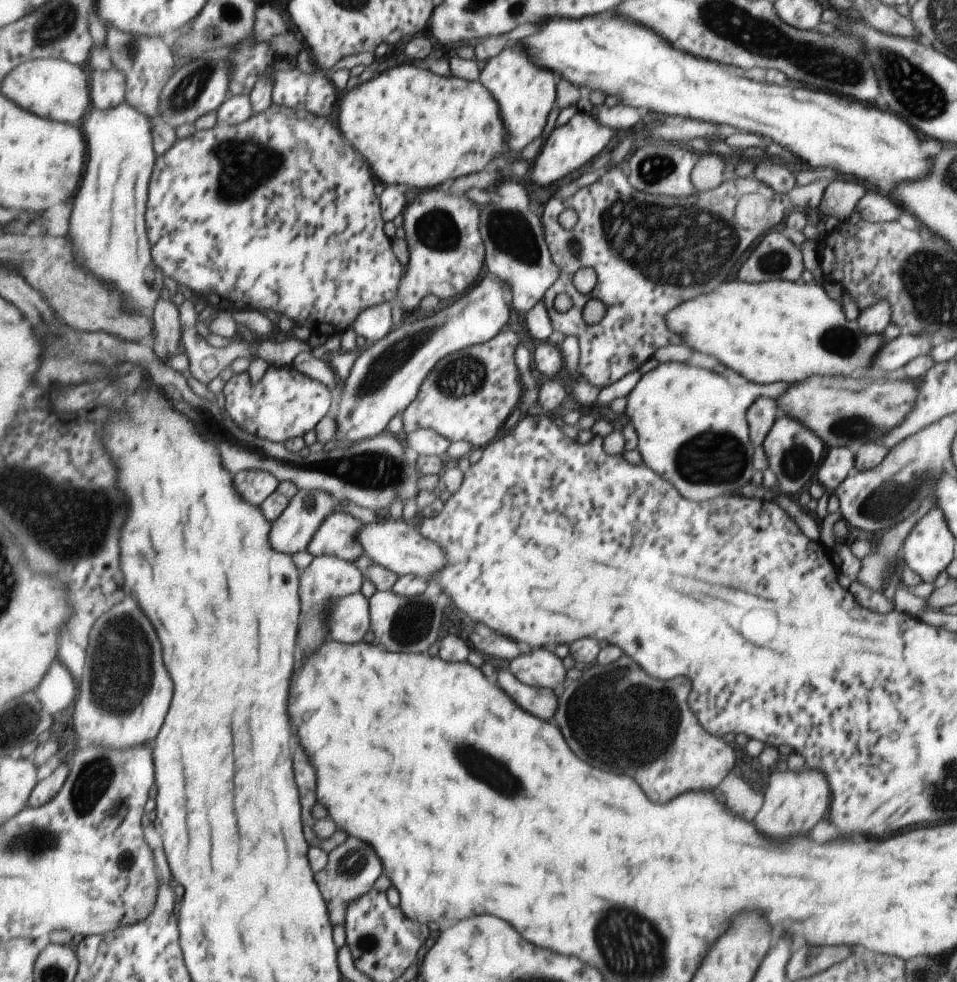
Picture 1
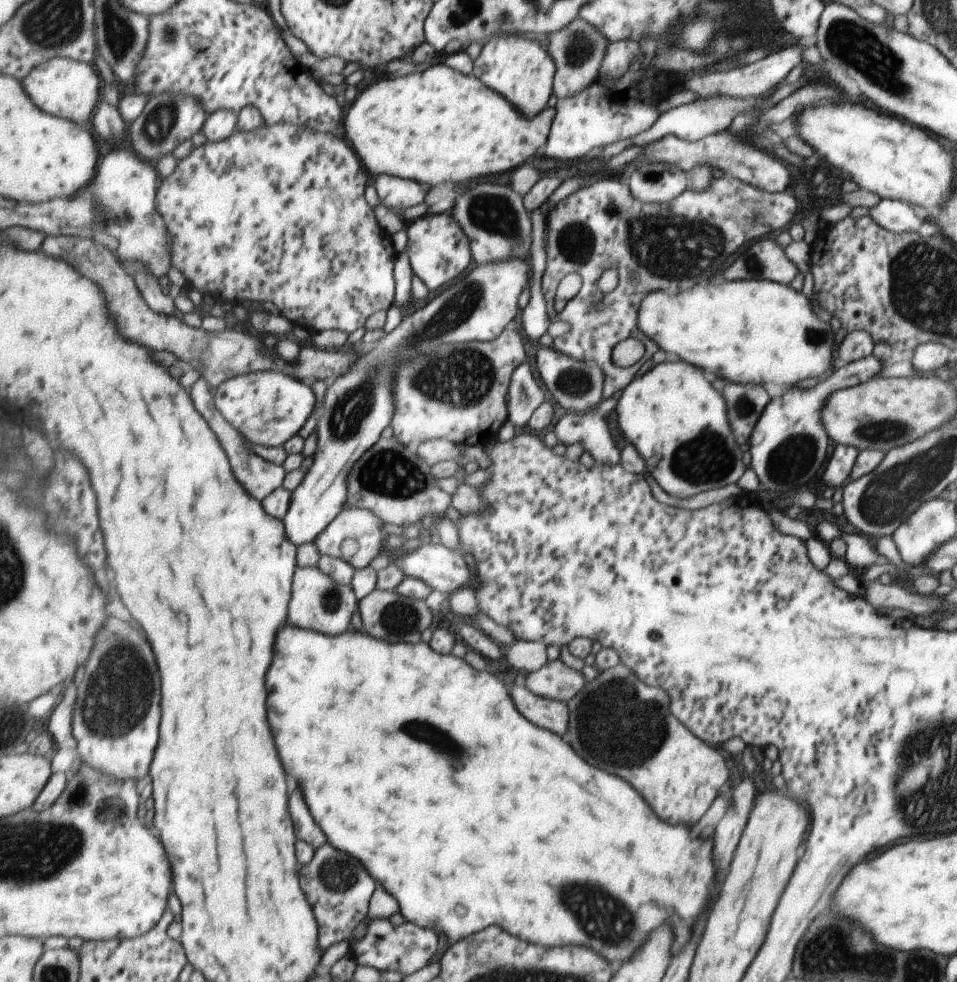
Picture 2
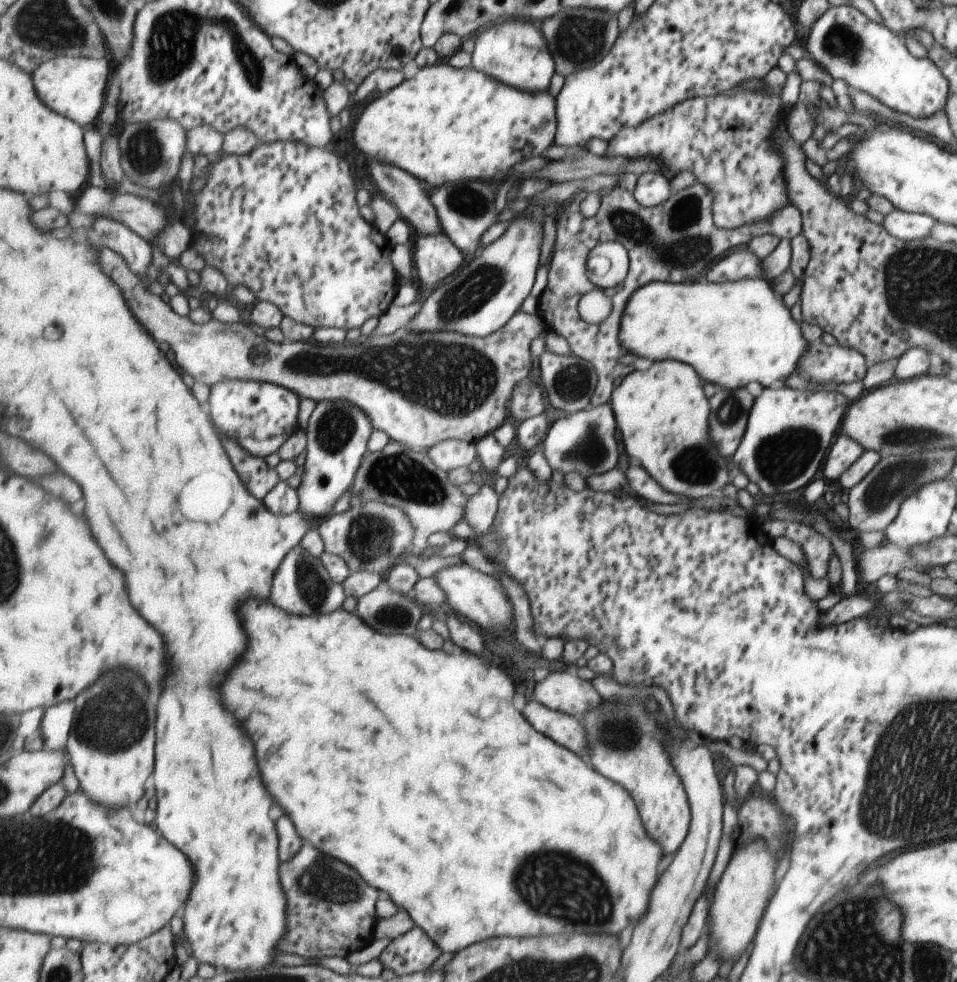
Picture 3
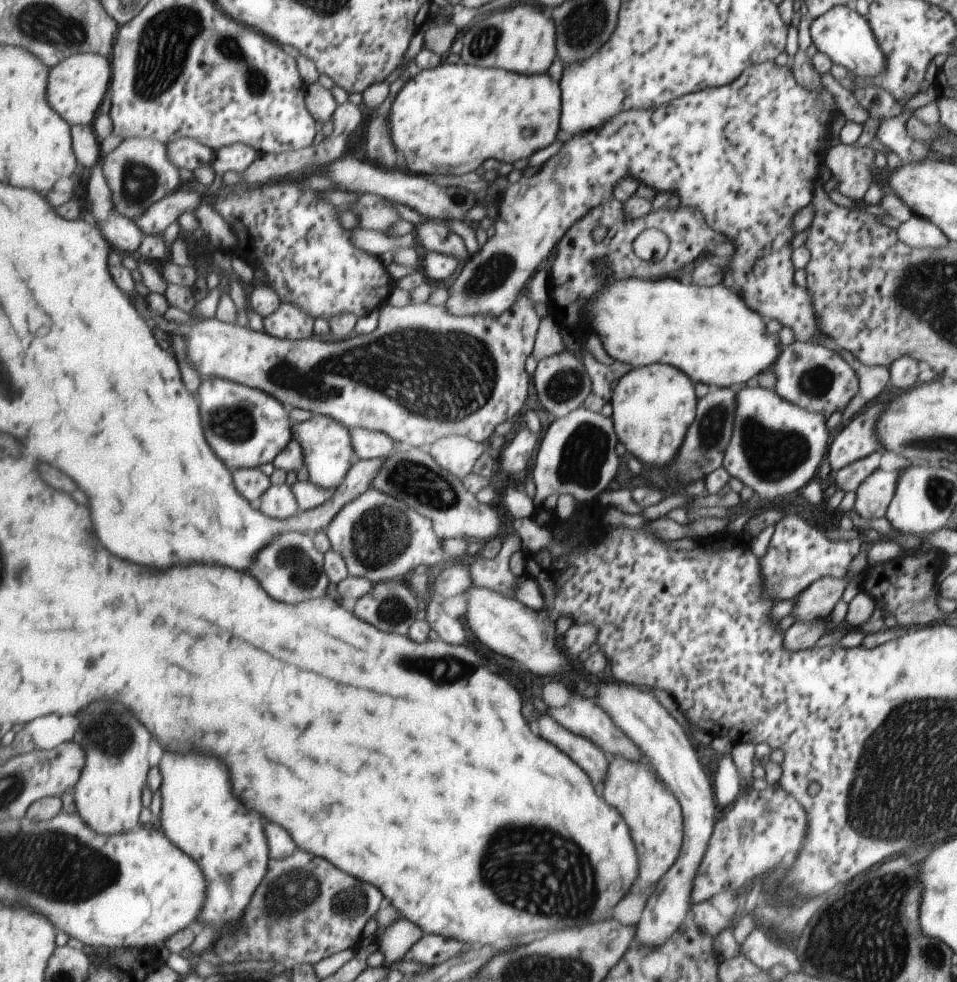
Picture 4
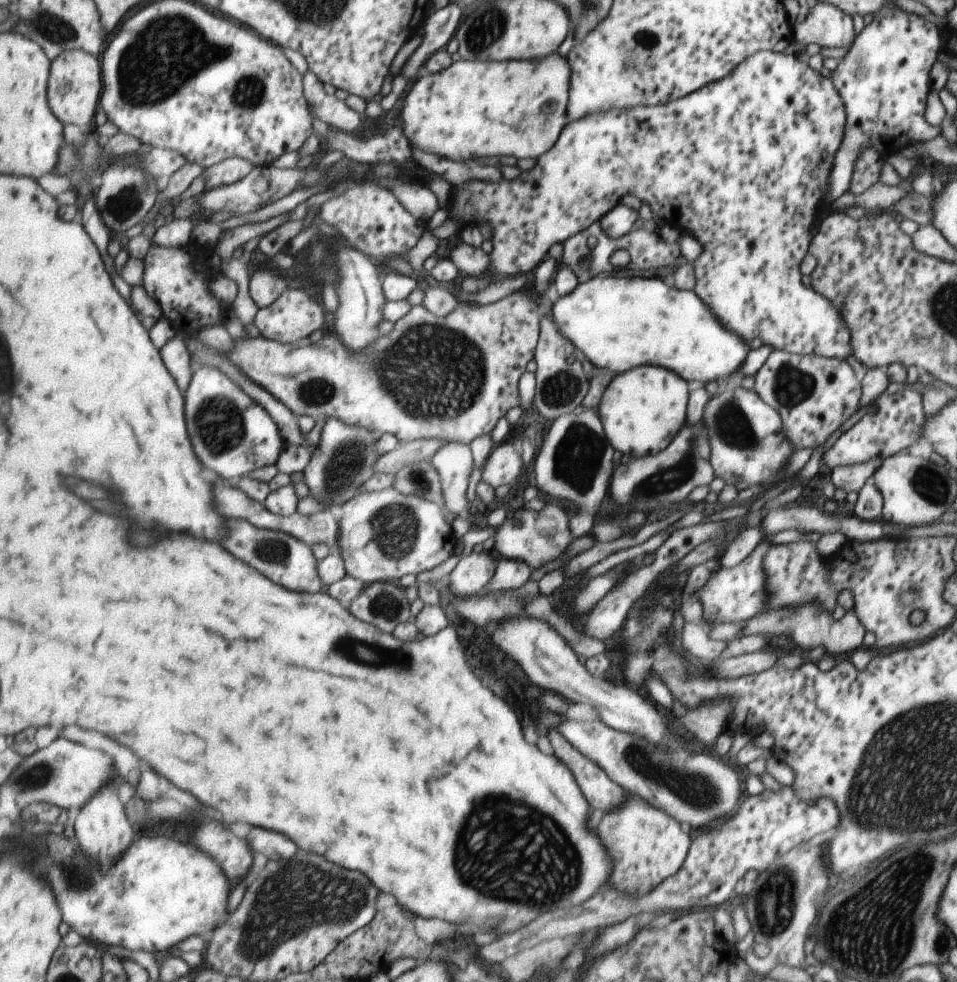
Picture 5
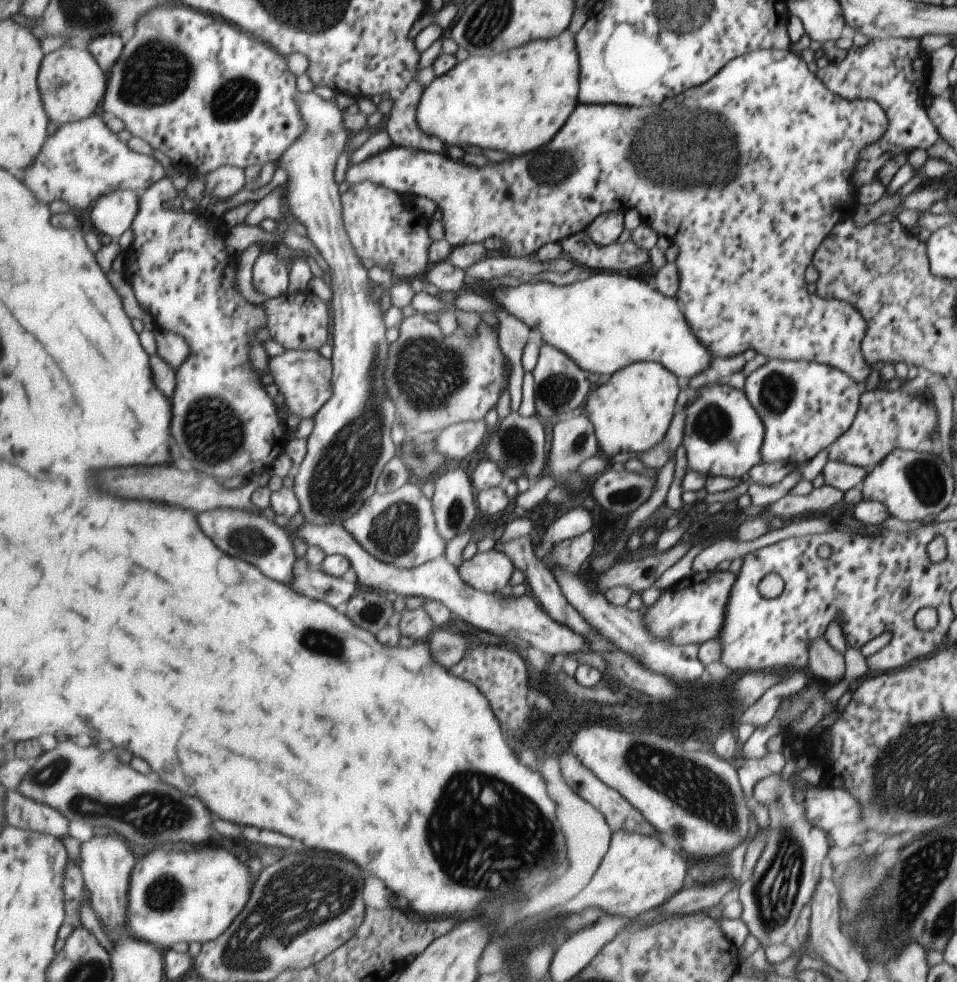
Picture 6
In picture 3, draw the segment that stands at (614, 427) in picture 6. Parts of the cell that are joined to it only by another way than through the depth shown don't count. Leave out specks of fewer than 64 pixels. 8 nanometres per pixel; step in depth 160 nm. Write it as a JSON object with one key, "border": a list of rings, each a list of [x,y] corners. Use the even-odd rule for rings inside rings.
{"border":[[[653,361],[621,380],[608,400],[628,458],[633,456],[663,490],[689,499],[711,496],[727,484],[725,459],[719,456],[708,435],[709,405],[697,375],[693,367],[681,361]]]}

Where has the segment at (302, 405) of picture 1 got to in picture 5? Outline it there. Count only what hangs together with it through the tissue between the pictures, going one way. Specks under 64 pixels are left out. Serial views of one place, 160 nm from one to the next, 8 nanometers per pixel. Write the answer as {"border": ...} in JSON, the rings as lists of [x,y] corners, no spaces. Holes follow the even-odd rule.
{"border":[[[200,367],[193,373],[193,382],[189,384],[185,396],[189,396],[189,432],[193,432],[193,444],[197,444],[197,454],[207,468],[213,468],[223,478],[245,477],[247,472],[257,468],[277,464],[283,450],[287,447],[283,430],[274,420],[272,413],[260,402],[253,400],[230,376],[215,367]]]}

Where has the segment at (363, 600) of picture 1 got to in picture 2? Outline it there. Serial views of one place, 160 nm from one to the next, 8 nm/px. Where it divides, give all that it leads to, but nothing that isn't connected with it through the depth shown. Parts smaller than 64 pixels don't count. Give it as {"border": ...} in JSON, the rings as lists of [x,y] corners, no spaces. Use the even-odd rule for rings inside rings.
{"border":[[[298,565],[295,579],[293,579],[293,592],[291,600],[291,624],[301,628],[311,628],[325,634],[343,634],[352,627],[351,618],[355,610],[359,610],[360,600],[353,592],[351,585],[336,583],[319,566]]]}

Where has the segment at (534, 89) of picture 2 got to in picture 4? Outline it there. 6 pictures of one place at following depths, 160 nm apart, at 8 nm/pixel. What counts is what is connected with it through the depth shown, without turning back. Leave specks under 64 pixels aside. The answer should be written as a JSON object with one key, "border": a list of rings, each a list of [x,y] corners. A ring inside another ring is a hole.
{"border":[[[519,4],[517,8],[509,8],[505,12],[493,12],[493,16],[484,16],[485,20],[477,21],[464,33],[464,47],[461,54],[463,62],[487,68],[505,68],[524,75],[540,75],[546,73],[558,56],[557,27],[555,20],[545,16],[533,4]]]}

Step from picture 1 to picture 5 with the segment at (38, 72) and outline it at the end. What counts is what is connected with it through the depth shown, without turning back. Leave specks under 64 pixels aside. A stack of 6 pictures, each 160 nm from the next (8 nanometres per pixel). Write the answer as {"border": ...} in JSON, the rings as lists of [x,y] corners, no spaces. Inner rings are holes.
{"border":[[[68,50],[52,59],[48,84],[49,106],[63,124],[75,124],[83,130],[93,130],[95,114],[104,92],[103,60],[93,53]]]}

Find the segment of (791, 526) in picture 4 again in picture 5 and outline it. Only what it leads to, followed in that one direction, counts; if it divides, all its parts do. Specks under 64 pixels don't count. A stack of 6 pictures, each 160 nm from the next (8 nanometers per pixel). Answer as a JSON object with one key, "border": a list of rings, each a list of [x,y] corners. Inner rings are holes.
{"border":[[[765,540],[761,542],[739,563],[733,568],[719,568],[711,580],[705,584],[707,588],[701,587],[699,591],[693,592],[693,595],[699,599],[701,603],[702,618],[699,623],[707,623],[709,626],[723,623],[743,623],[747,619],[751,619],[752,616],[759,614],[761,611],[768,608],[768,600],[771,597],[768,596],[768,574],[764,568],[763,560],[767,556],[768,548],[773,545],[767,545]]]}

